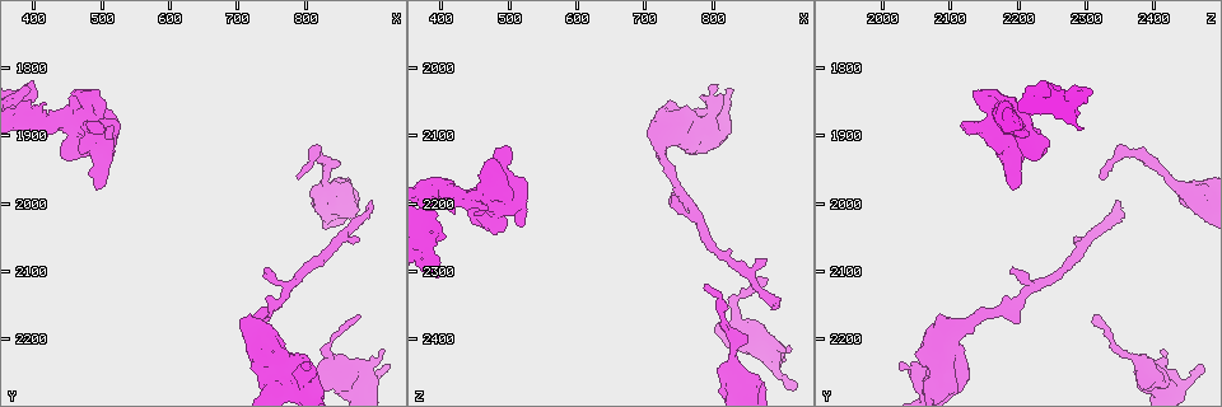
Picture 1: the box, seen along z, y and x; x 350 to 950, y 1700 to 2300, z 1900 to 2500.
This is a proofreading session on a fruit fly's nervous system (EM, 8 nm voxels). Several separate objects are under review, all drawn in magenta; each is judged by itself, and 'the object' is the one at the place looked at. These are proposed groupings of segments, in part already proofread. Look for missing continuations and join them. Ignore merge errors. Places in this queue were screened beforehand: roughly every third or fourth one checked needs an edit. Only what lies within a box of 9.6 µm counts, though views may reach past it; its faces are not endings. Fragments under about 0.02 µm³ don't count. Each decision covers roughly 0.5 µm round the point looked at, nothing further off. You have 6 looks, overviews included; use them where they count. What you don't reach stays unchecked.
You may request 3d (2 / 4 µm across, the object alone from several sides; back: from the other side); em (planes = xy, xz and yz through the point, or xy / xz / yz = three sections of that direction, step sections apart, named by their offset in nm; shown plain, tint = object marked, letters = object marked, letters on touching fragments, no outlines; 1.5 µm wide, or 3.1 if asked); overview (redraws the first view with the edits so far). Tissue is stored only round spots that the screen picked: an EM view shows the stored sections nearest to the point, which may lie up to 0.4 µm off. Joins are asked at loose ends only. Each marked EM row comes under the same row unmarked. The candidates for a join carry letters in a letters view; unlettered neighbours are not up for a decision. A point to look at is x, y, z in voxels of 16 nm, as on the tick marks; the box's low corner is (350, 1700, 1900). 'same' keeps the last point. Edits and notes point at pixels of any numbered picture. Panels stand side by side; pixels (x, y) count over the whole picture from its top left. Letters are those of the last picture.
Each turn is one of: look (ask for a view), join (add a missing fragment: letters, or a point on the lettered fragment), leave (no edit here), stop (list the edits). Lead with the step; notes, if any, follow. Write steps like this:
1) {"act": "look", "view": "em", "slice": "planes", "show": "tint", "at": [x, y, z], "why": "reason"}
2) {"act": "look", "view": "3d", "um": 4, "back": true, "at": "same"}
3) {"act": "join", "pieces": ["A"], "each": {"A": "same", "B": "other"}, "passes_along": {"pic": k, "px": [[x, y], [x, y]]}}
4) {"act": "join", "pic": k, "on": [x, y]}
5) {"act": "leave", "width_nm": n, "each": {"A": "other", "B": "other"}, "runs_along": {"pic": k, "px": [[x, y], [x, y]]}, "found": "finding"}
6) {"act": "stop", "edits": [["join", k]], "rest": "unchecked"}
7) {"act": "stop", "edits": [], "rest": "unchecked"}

{"act": "look", "view": "em", "slice": "xy", "step": 8, "show": "letters", "at": [495, 1885, 2120], "why": "stops while still wide"}

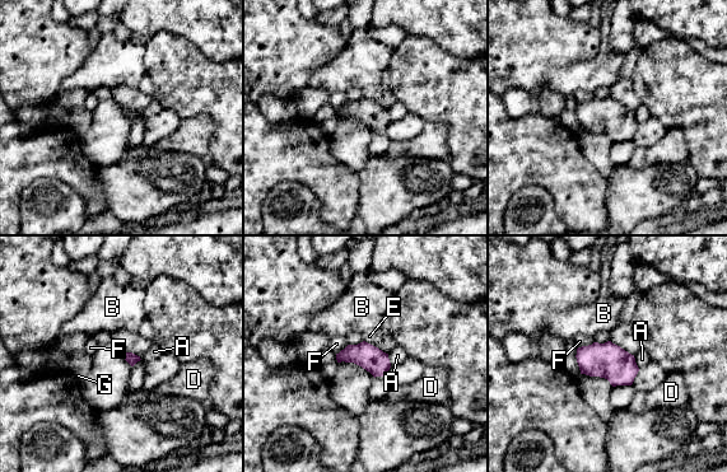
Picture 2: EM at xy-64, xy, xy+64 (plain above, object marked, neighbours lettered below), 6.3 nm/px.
{"act": "look", "view": "em", "slice": "planes", "show": "letters", "at": "same", "why": "another direction"}

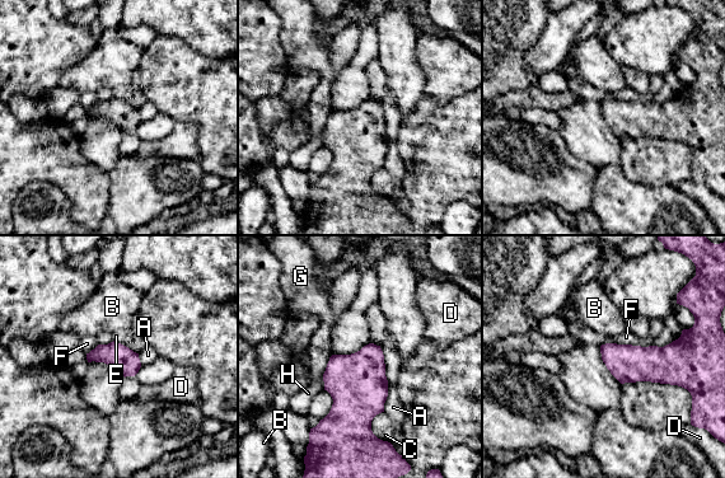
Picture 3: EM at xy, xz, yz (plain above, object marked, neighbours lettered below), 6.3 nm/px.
{"act": "leave", "each": {"A": "other", "B": "other", "C": "other", "D": "other", "E": "other", "F": "other", "G": "other", "H": "other"}, "found": "none of them fits"}

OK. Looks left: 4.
{"act": "look", "view": "3d", "um": 4, "at": [490, 1985, 2195]}

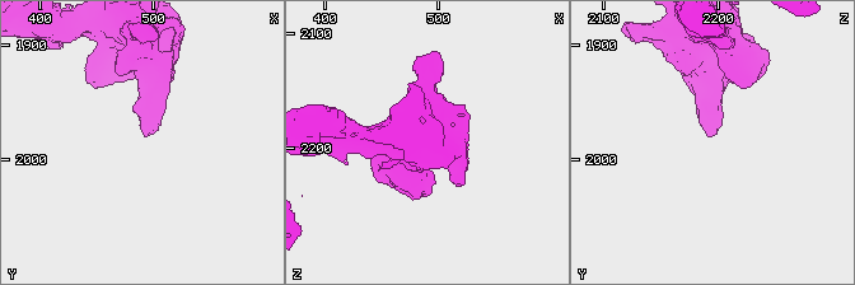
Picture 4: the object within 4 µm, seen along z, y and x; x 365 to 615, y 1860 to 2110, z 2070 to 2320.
{"act": "look", "view": "em", "slice": "planes", "show": "letters", "at": [492, 1982, 2192]}

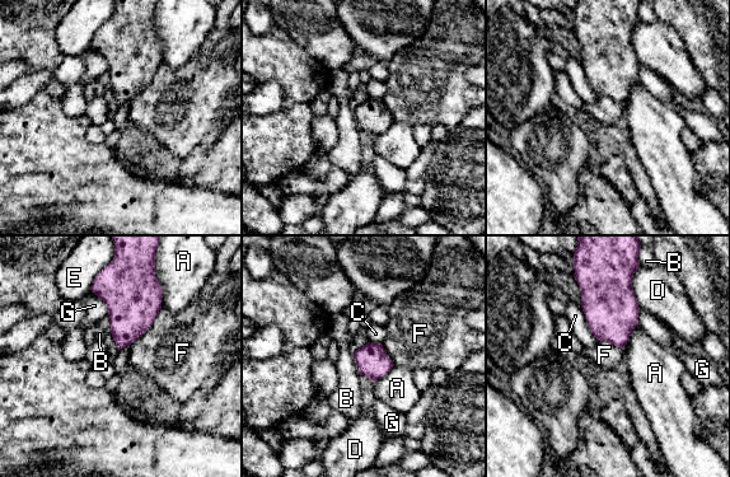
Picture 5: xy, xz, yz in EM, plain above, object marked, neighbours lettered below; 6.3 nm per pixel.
{"act": "leave", "each": {"A": "other", "B": "other", "C": "other", "D": "other", "E": "other", "F": "other", "G": "other"}, "found": "no lettered fragment goes on from it"}

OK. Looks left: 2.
{"act": "look", "view": "em", "slice": "xy", "step": 8, "show": "letters", "at": [400, 1830, 2310], "why": "free end"}

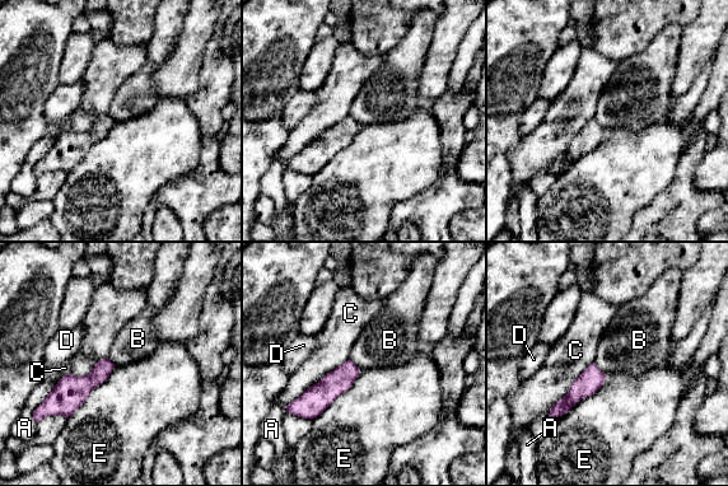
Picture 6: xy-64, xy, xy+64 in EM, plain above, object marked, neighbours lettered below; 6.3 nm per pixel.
{"act": "look", "view": "em", "slice": "planes", "show": "letters", "at": "same"}

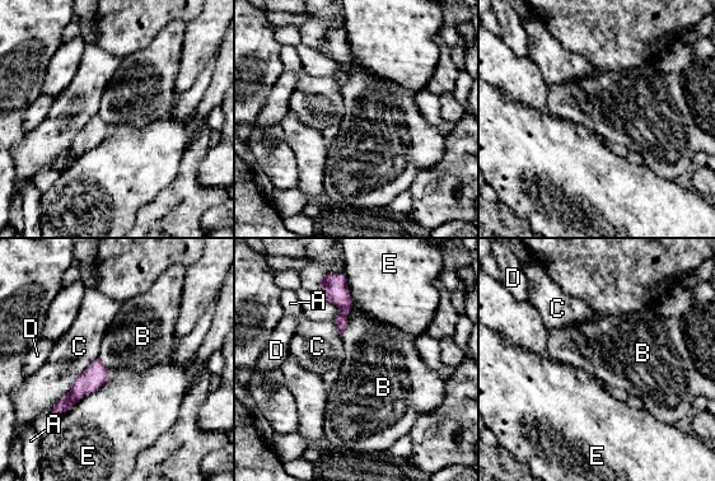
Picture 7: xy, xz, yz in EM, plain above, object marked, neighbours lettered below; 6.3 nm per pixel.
{"act": "leave", "each": {"A": "other", "B": "other", "C": "other", "D": "other", "E": "other"}, "border": {"pic": 7, "px": [[353, 307], [341, 336]]}, "found": "none of them fits"}

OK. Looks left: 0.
{"act": "stop", "edits": [], "rest": "unchecked"}

